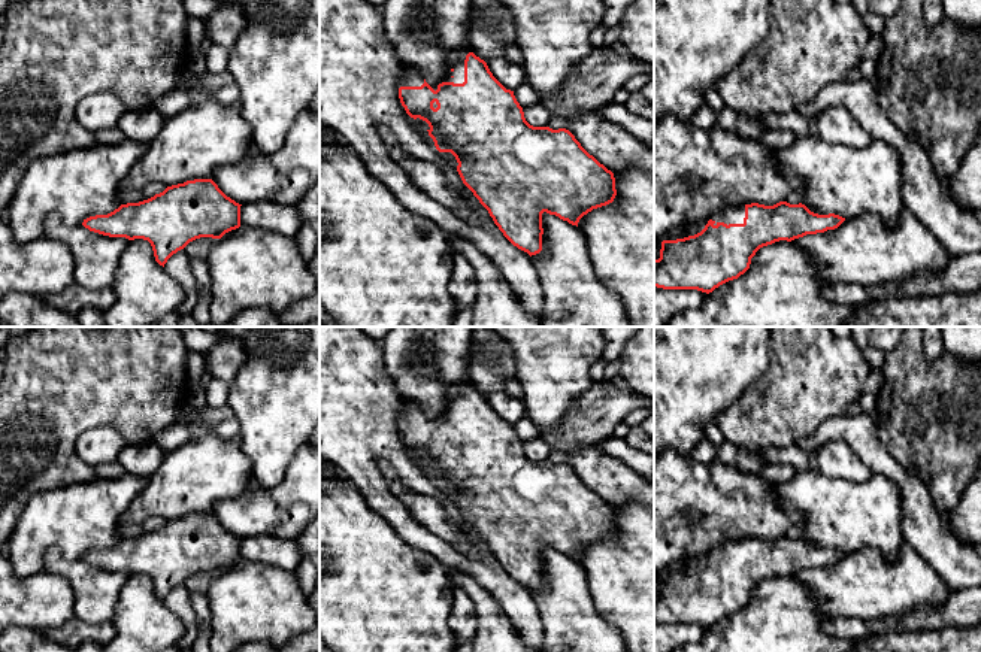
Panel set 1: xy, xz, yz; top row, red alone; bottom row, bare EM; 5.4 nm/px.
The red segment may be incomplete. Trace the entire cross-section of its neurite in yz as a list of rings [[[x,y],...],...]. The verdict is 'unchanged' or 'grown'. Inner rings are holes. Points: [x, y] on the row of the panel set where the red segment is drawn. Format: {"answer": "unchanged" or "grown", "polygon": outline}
{"answer": "grown", "polygon": [[[802,203],[729,206],[714,213],[700,233],[661,242],[654,286],[709,294],[744,275],[760,248],[835,230],[844,221],[835,213],[814,213]]]}

